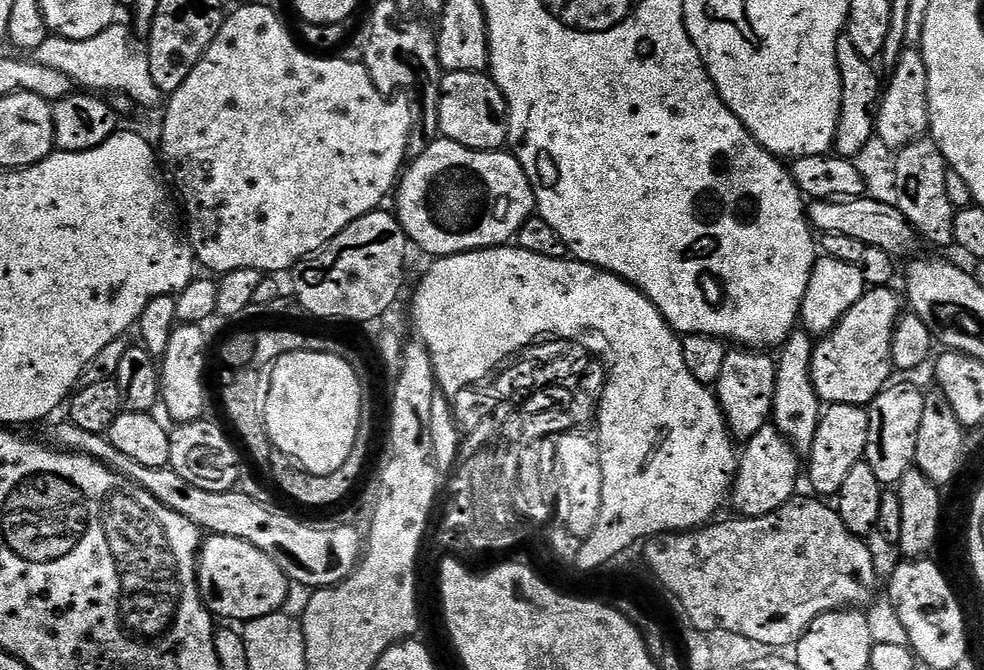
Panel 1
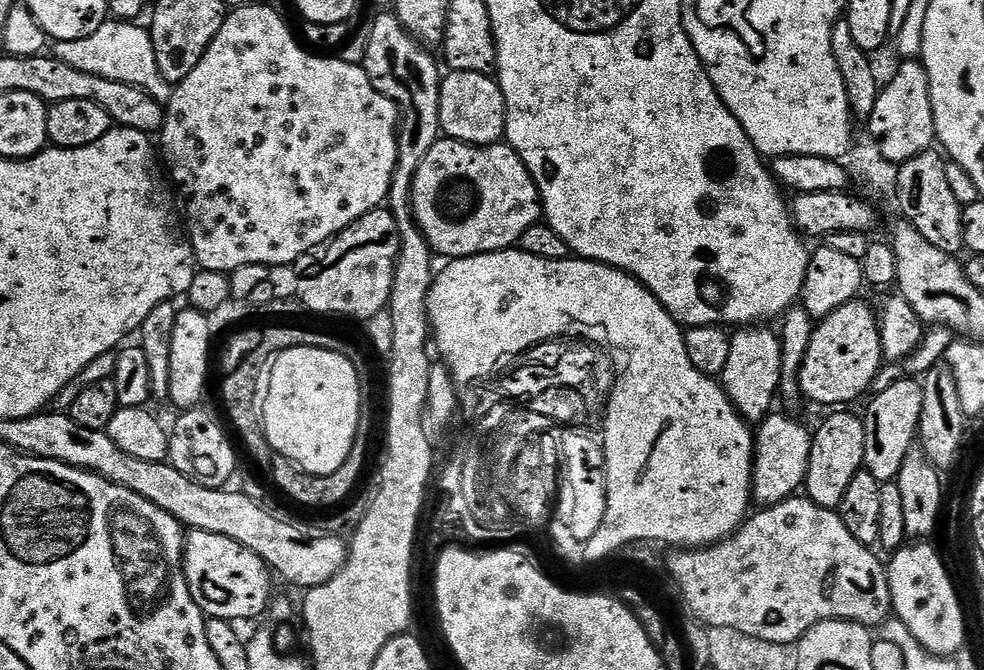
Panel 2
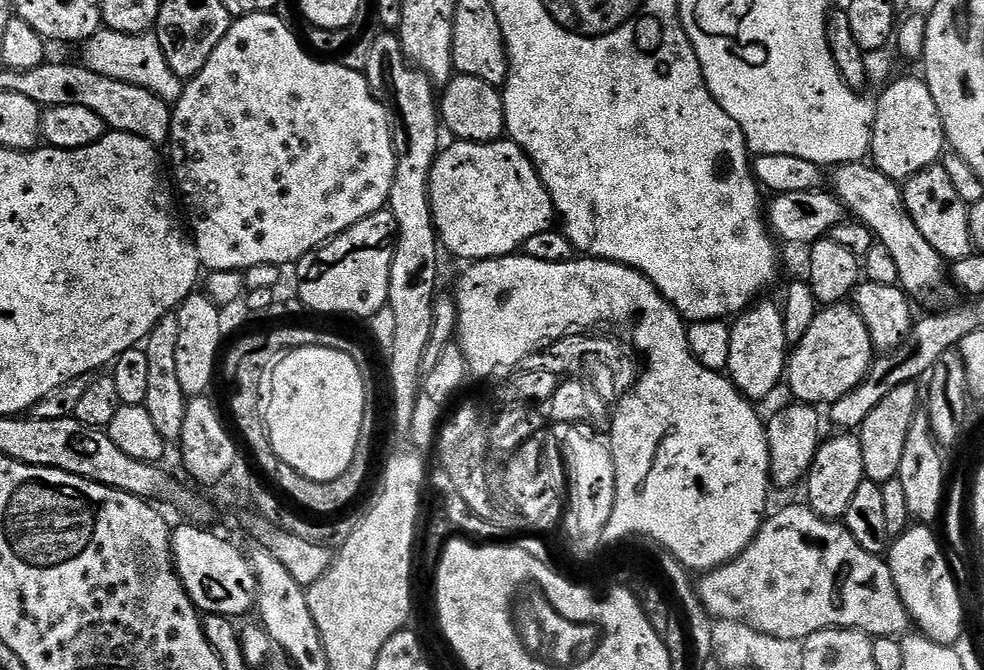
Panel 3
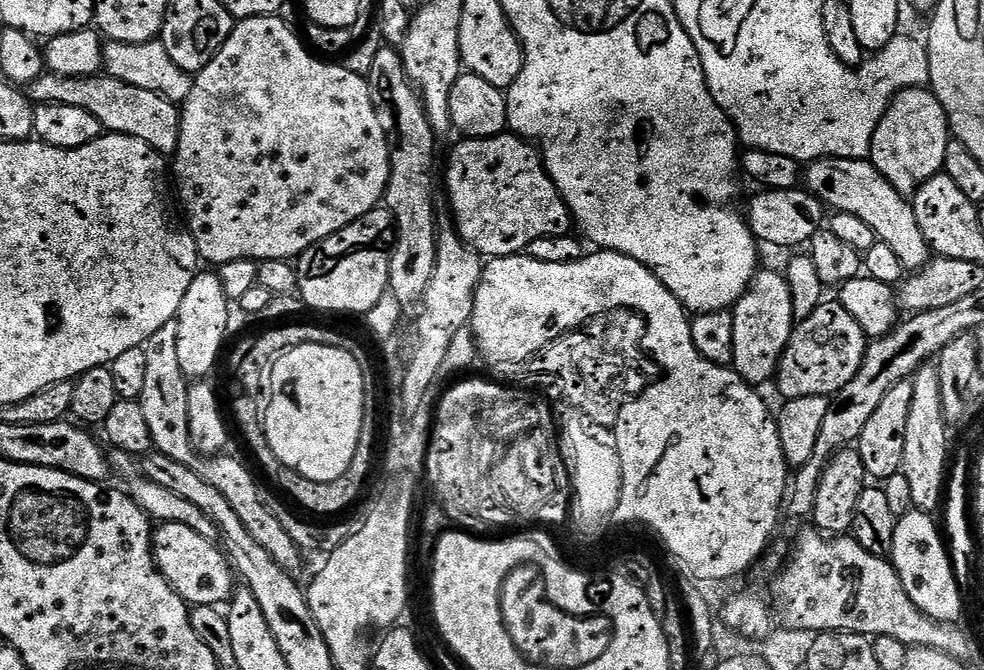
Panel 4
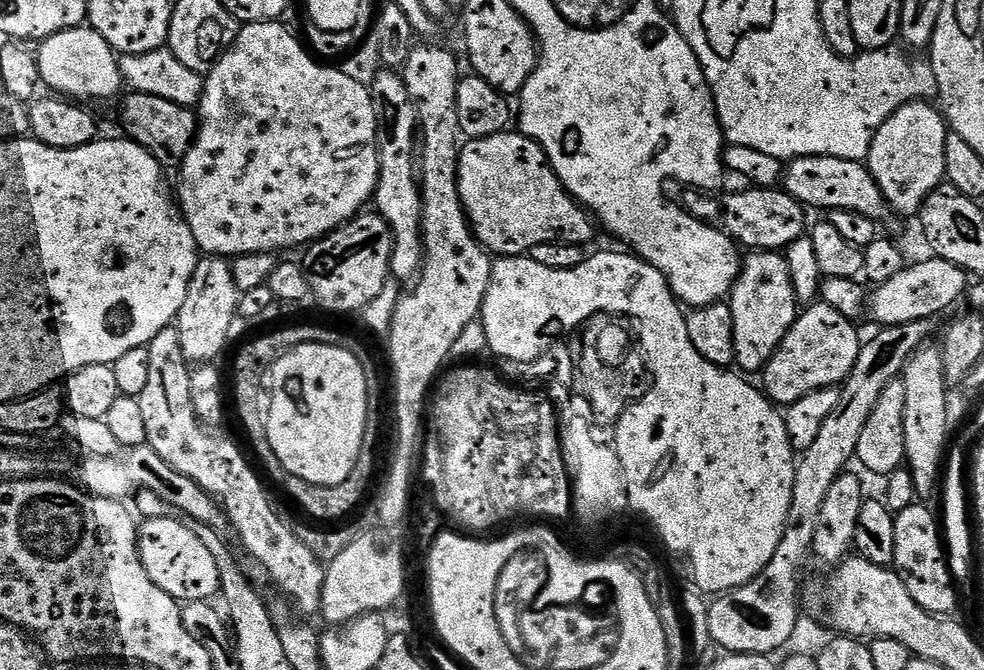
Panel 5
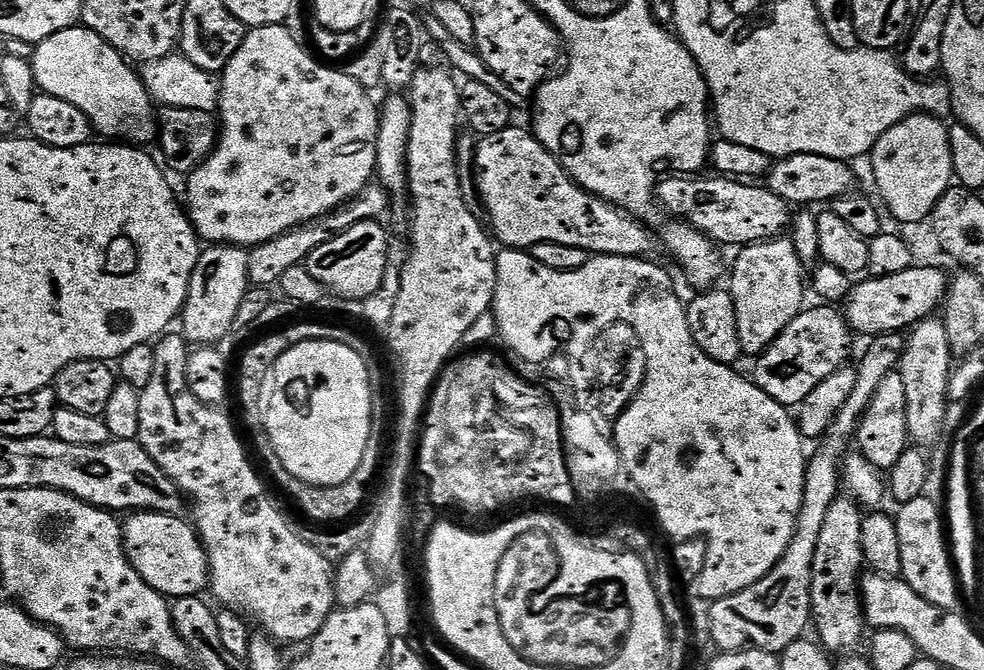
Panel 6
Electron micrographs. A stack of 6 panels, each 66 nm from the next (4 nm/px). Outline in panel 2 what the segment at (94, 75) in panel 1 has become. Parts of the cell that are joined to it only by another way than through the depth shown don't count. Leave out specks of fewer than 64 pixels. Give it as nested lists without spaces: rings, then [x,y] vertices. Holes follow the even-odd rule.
[[[109,18],[104,21],[94,34],[77,40],[61,40],[55,45],[54,55],[57,60],[66,62],[66,66],[74,66],[74,70],[84,70],[86,74],[96,74],[98,78],[110,78],[110,82],[122,82],[130,86],[138,86],[150,94],[159,104],[168,105],[172,97],[173,85],[168,84],[162,78],[162,70],[158,70],[158,57],[154,55],[154,42],[152,33],[147,27],[136,22]]]

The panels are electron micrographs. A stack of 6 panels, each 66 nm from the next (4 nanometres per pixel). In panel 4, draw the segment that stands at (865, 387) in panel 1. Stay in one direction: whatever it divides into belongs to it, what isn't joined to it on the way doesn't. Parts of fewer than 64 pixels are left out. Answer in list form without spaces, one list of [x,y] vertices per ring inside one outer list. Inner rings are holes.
[[[825,302],[810,314],[810,318],[799,321],[792,329],[792,337],[780,359],[774,377],[774,385],[784,400],[810,398],[811,396],[833,397],[858,374],[862,358],[866,354],[870,340],[862,326],[846,314],[838,302]]]

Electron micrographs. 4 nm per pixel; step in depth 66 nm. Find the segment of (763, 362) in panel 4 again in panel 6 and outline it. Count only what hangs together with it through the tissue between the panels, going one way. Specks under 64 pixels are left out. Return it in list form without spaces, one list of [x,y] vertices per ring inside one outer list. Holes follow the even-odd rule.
[[[791,238],[764,240],[760,244],[741,247],[732,264],[732,285],[730,291],[734,298],[734,310],[738,314],[738,342],[745,357],[761,356],[790,326],[794,318],[806,307],[806,265],[798,258]]]

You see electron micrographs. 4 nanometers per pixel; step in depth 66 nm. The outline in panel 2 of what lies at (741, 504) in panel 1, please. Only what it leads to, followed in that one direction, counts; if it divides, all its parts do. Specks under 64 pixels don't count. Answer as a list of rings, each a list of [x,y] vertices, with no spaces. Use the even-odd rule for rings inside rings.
[[[773,411],[755,433],[756,471],[754,473],[754,500],[760,506],[780,504],[804,488],[804,479],[810,466],[813,429],[807,428],[792,416]]]

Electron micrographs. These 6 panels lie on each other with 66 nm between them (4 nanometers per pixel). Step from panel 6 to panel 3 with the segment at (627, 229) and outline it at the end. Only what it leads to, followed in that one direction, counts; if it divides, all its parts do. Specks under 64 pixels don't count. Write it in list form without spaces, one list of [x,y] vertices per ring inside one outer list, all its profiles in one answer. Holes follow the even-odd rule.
[[[501,138],[487,144],[475,144],[469,140],[456,140],[447,148],[448,145],[437,155],[428,183],[432,221],[447,255],[449,252],[460,260],[468,260],[464,262],[497,260],[499,256],[519,253],[530,234],[542,234],[542,230],[553,227],[554,209],[550,194],[530,157],[514,141]]]

